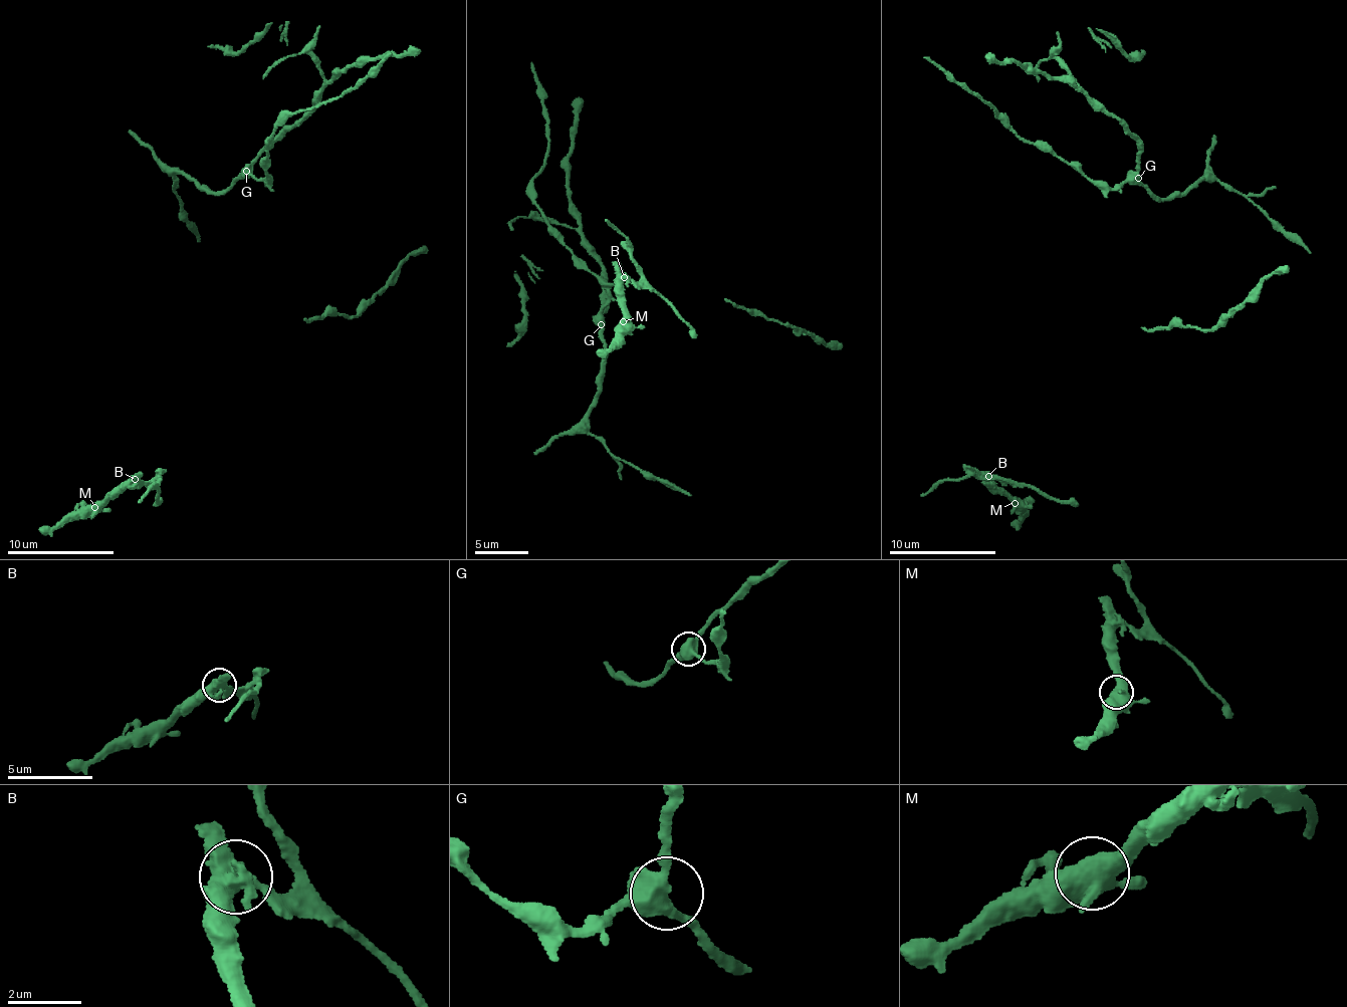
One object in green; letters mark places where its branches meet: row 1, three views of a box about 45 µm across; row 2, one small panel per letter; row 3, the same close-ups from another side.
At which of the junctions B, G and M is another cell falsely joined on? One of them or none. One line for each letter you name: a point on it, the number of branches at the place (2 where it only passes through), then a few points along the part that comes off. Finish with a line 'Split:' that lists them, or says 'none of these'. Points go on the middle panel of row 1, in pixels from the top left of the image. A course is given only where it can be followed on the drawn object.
B: (624, 277) | 3 | (623, 277), (637, 282), (642, 277), (631, 248), (606, 220)
Split: B

